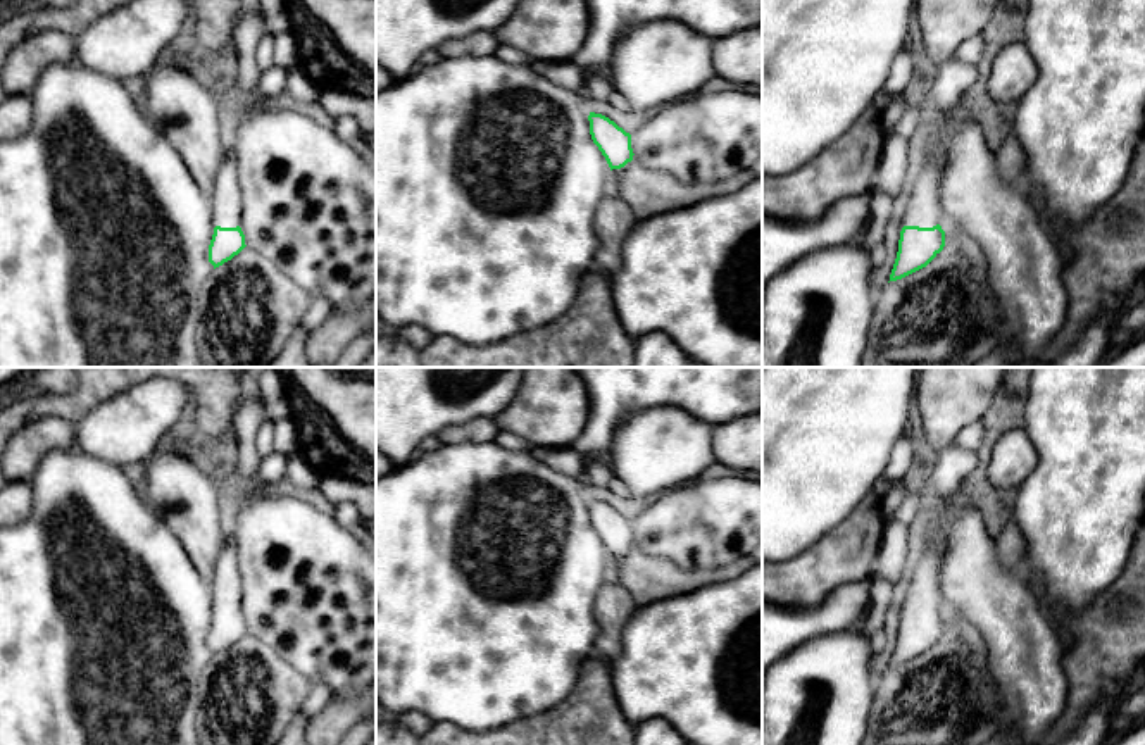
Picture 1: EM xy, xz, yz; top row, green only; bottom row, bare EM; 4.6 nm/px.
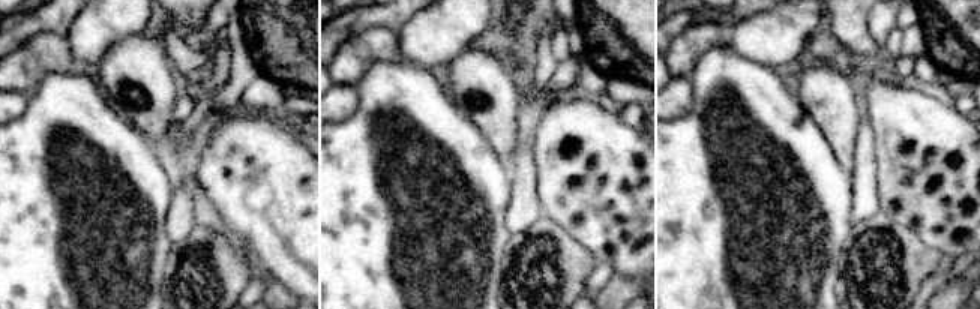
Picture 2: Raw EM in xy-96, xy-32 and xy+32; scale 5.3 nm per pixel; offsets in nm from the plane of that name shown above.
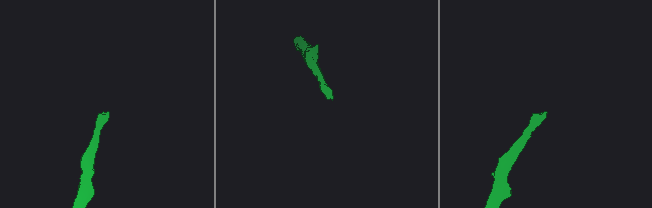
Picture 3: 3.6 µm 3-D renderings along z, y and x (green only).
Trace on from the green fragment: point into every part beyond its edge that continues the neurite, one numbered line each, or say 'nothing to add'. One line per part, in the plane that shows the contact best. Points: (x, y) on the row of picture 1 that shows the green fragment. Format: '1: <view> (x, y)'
1: yz (925, 209)

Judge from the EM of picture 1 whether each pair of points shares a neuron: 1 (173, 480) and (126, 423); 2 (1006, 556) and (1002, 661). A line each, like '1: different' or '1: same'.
1: different
2: different

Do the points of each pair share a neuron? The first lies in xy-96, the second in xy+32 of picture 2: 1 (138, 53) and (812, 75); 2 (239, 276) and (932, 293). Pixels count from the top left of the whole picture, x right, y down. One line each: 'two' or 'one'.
1: one
2: two

